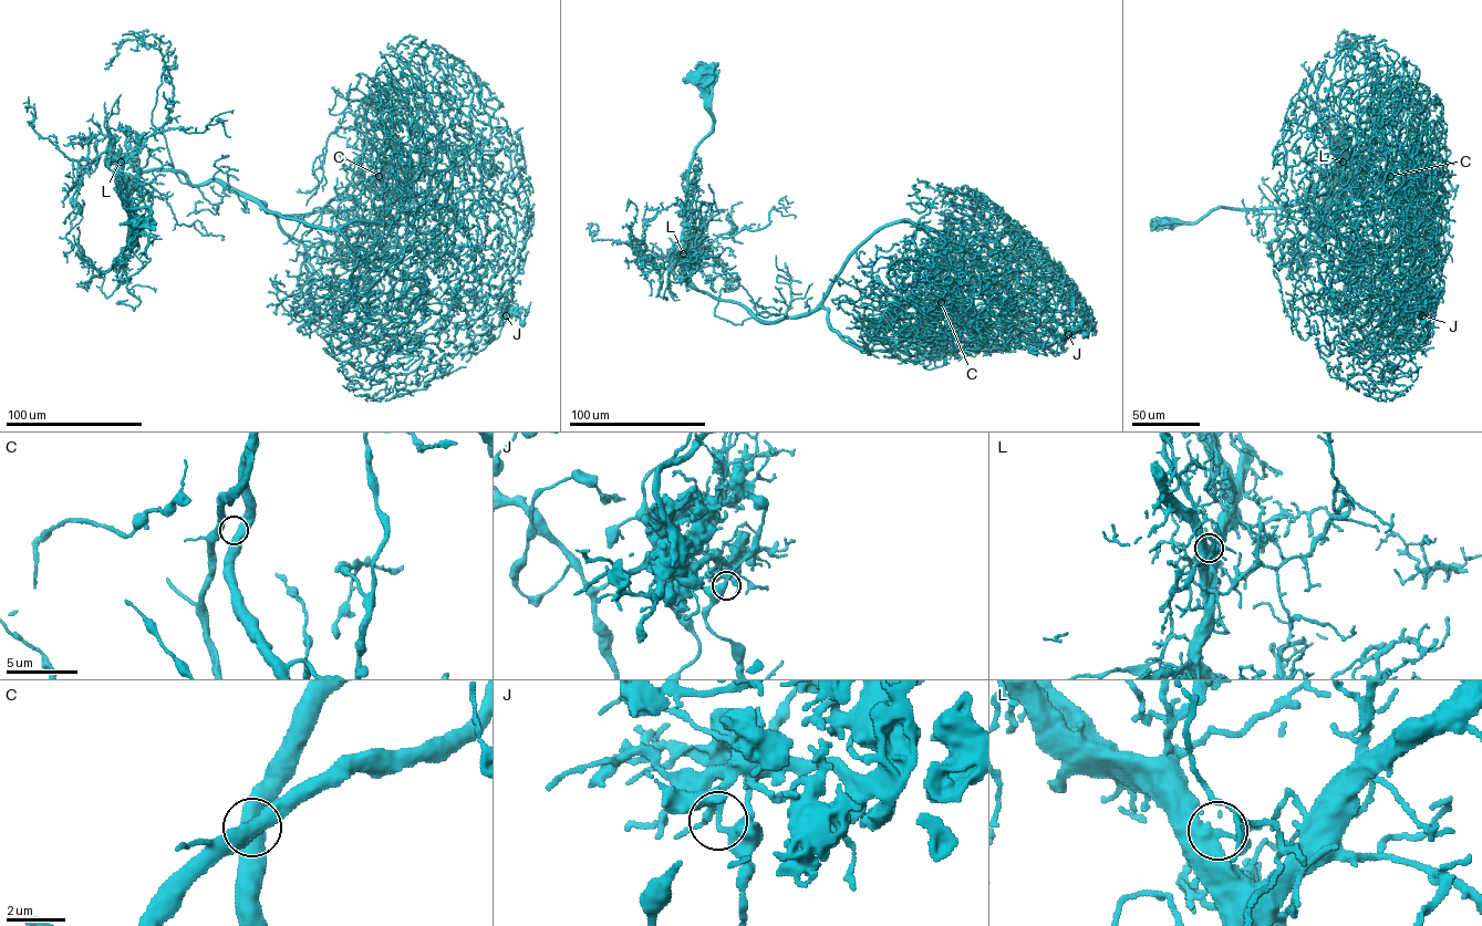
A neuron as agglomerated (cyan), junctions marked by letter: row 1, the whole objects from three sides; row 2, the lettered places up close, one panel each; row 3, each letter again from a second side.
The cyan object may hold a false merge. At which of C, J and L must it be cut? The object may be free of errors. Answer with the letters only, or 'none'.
J

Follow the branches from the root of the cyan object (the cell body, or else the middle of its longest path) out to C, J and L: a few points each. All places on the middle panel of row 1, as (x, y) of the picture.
C: (707, 73), (713, 129), (679, 253), (698, 290), (767, 321), (826, 308), (873, 350), (941, 302)
J: (707, 73), (679, 253), (698, 290), (767, 321), (826, 308), (866, 350), (954, 301), (1028, 349), (1068, 334)
L: (707, 73), (713, 129), (695, 149), (690, 165), (683, 253)

